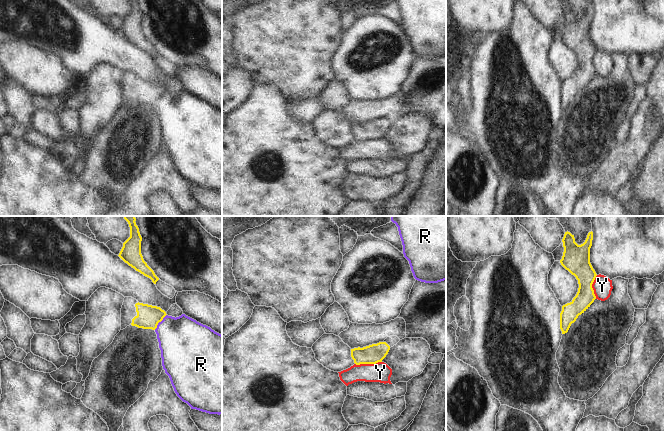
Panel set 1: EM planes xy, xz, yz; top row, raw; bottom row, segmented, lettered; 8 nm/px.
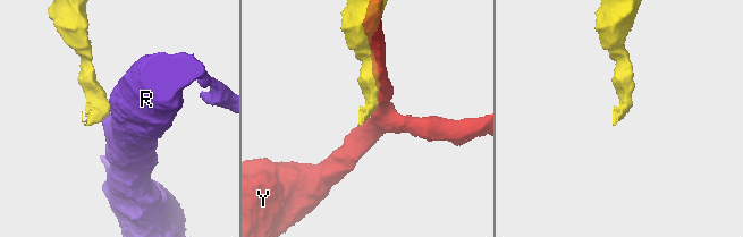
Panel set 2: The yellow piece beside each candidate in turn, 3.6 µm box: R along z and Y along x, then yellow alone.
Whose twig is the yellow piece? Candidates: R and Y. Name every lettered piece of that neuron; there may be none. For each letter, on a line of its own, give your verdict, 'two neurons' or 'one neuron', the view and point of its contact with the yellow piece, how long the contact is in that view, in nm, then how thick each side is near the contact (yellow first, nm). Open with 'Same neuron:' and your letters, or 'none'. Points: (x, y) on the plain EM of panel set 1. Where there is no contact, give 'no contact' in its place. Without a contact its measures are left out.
Same neuron: none
R: two neurons; contact xy (159, 97); length 160 nm; calibres 190 and 400 nm
Y: two neurons; contact xz (368, 139); length 220 nm; calibres 160 and 160 nm

